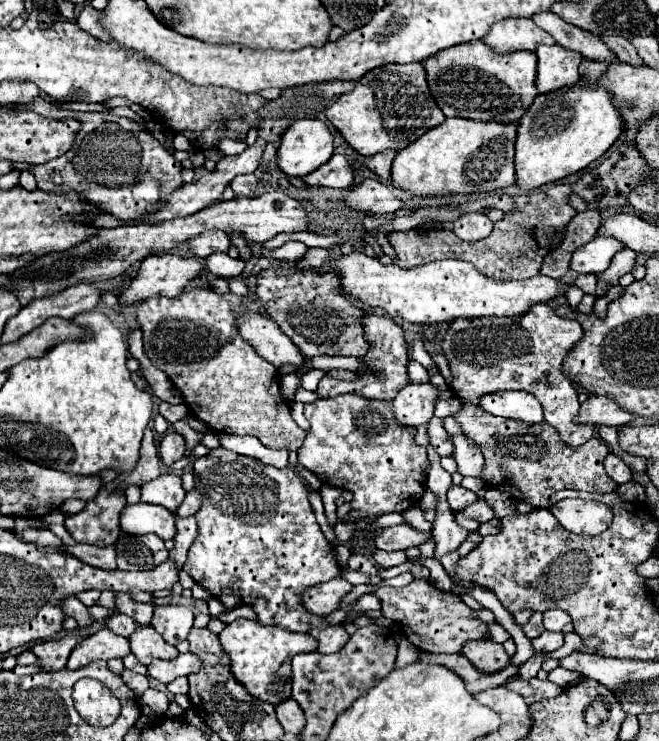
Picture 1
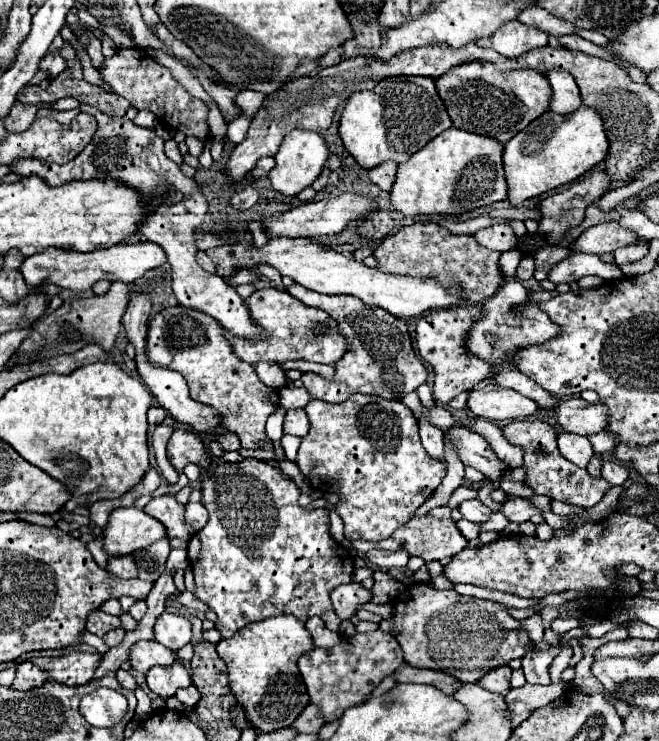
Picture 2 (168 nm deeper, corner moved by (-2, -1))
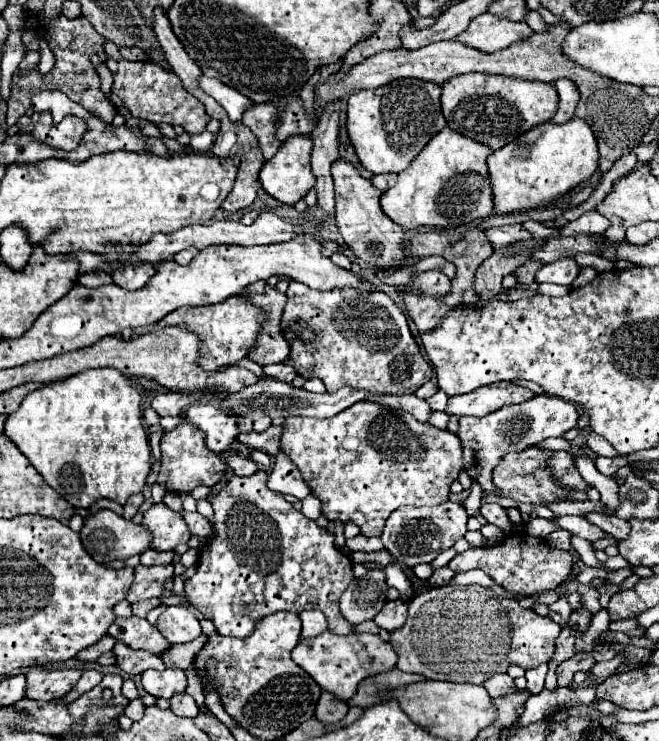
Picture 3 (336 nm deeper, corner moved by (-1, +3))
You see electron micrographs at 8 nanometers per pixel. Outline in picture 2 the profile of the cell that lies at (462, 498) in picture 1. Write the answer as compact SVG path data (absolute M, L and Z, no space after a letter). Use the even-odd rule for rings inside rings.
M466 500L466 502L462 502L460 506L458 506L458 510L462 512L462 516L466 518L466 520L472 520L472 522L486 522L486 520L490 520L490 516L492 516L492 510L488 508L488 506L484 506L480 500Z

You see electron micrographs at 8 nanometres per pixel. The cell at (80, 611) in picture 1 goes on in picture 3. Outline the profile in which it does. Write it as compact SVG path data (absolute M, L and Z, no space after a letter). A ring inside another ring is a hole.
M137 616L115 618L109 626L109 634L129 644L131 648L151 650L155 654L163 654L171 646L155 626L151 626L145 618L137 618Z

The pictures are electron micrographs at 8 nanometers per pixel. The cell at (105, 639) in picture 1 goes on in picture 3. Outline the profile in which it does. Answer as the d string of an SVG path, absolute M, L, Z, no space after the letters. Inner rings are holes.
M33 666L27 672L27 698L43 700L47 698L63 698L81 678L81 670L63 668L63 670L47 670L43 666Z

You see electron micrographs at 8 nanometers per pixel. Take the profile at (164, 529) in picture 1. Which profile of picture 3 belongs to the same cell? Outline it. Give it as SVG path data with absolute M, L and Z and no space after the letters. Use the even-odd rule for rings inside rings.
M99 510L97 514L85 518L85 526L81 530L81 542L89 552L89 556L95 562L103 564L109 560L125 560L133 554L141 554L143 550L147 550L151 546L151 530L143 524L135 524L133 520L125 520L113 510ZM103 532L107 532L109 536L103 536Z

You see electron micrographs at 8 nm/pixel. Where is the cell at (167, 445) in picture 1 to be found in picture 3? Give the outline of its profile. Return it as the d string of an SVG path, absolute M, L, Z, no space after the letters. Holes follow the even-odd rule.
M181 422L175 430L165 432L161 438L161 470L157 476L157 482L163 484L169 492L191 492L195 486L213 486L221 480L221 476L227 470L227 464L221 460L221 456L207 450L203 442L203 432L191 426L189 422Z

